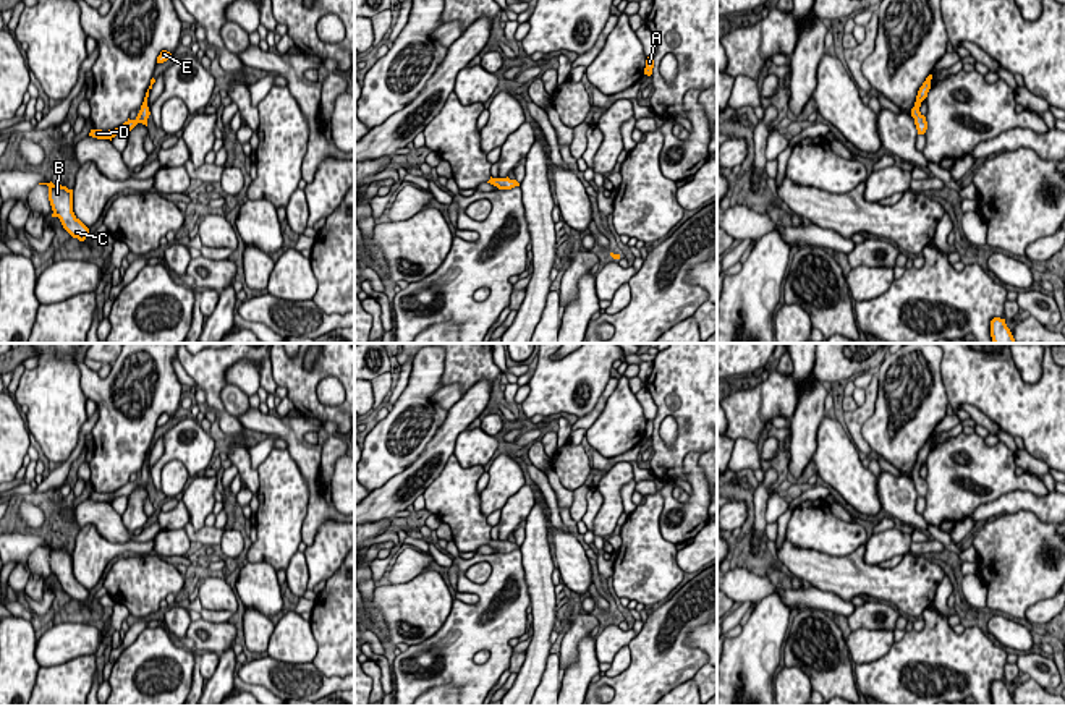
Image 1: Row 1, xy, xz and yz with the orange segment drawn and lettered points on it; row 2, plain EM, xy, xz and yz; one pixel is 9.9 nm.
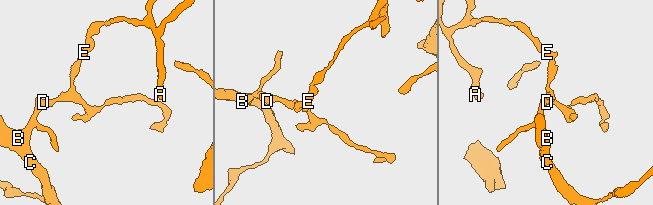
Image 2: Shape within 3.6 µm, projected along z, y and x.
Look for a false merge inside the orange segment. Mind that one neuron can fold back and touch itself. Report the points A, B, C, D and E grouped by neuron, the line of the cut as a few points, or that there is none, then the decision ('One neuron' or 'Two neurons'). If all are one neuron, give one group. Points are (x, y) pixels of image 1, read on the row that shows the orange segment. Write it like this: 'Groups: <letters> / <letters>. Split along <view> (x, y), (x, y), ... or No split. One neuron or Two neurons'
Groups: A E / B C D. Split along xy (138, 114), (141, 122). Two neurons

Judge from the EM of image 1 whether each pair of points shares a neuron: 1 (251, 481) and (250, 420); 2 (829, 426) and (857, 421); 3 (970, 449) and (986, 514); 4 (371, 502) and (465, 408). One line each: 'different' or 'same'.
1: different
2: different
3: different
4: same

